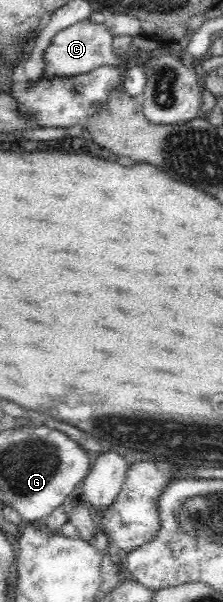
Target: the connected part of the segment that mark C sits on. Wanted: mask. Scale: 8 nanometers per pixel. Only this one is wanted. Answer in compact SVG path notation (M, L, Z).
M82 21L74 23L70 27L59 31L50 41L50 45L44 49L43 61L44 70L40 79L49 80L50 78L73 78L77 75L90 73L97 67L106 65L120 67L125 64L131 53L123 56L117 54L112 40L114 36L108 31L105 25Z

